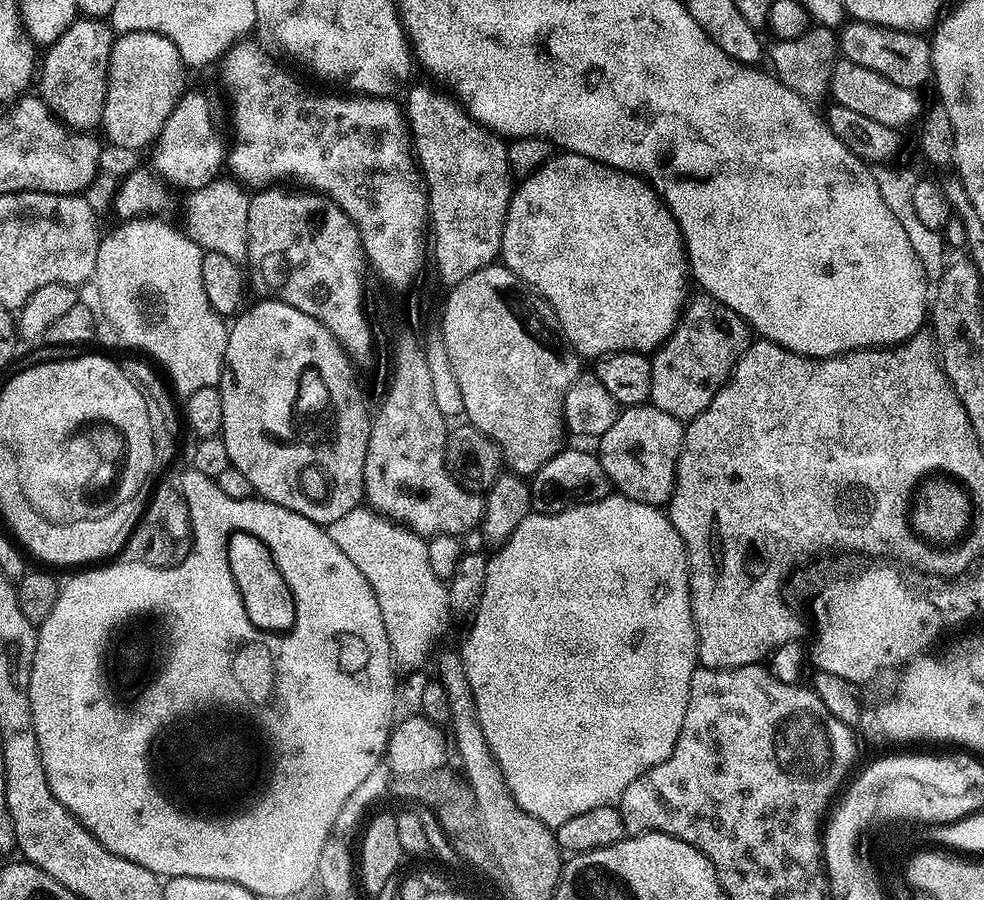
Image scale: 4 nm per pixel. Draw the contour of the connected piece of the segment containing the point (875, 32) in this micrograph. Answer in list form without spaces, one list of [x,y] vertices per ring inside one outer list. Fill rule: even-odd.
[[[852,20],[839,29],[838,52],[843,59],[866,66],[866,70],[874,70],[874,74],[882,74],[882,78],[890,78],[890,82],[903,88],[920,90],[927,80],[929,83],[933,79],[932,46],[929,37],[919,32],[903,32]]]

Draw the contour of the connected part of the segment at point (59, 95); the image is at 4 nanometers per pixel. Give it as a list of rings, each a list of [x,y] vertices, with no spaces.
[[[77,18],[56,39],[38,68],[38,95],[56,119],[72,130],[96,130],[104,119],[108,63],[114,33],[104,20]]]

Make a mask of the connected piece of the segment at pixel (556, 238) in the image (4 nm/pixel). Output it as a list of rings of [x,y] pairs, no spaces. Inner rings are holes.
[[[565,151],[553,154],[535,172],[523,177],[515,185],[512,200],[508,203],[508,213],[504,219],[500,256],[504,267],[516,275],[517,281],[524,283],[525,280],[530,287],[537,288],[548,299],[548,304],[552,307],[552,312],[556,315],[556,320],[560,323],[565,338],[569,340],[567,343],[570,345],[571,351],[581,358],[587,358],[587,356],[599,358],[611,352],[655,353],[656,349],[671,336],[676,325],[680,323],[686,301],[689,299],[690,269],[688,254],[684,250],[684,235],[681,234],[678,222],[672,216],[672,211],[664,205],[664,201],[656,193],[656,189],[647,179],[637,176],[635,172],[620,172],[617,168],[611,168],[602,162],[586,158],[582,154]]]

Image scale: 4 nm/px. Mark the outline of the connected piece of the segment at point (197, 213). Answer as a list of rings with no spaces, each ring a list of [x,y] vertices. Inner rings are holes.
[[[217,178],[206,186],[193,188],[184,200],[183,231],[204,252],[226,254],[226,258],[237,262],[243,261],[248,255],[248,223],[249,193],[240,187],[233,179]]]

